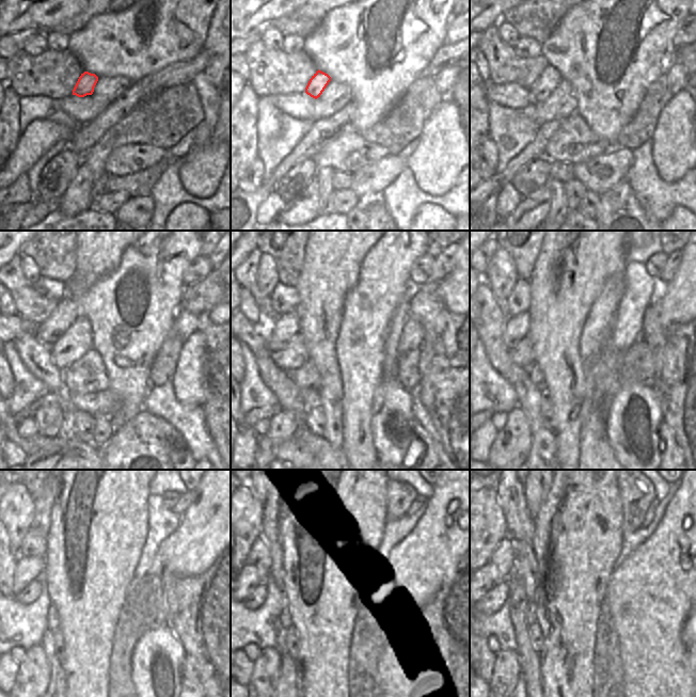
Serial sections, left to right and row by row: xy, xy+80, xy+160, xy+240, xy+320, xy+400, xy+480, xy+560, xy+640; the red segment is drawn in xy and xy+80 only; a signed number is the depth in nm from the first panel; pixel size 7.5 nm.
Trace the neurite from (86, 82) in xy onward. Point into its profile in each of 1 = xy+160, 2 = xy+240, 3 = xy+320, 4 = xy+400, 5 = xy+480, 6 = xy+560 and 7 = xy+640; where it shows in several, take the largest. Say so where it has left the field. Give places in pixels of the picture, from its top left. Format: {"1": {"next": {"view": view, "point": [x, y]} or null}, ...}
{"1": {"next": {"view": "xy+160", "point": [547, 82]}}, "2": {"next": {"view": "xy+240", "point": [66, 312]}}, "3": {"next": {"view": "xy+320", "point": [280, 328]}}, "4": {"next": {"view": "xy+400", "point": [517, 329]}}, "5": {"next": {"view": "xy+480", "point": [31, 568]}}, "6": {"next": {"view": "xy+560", "point": [252, 576]}}, "7": {"next": {"view": "xy+640", "point": [491, 572]}}}

